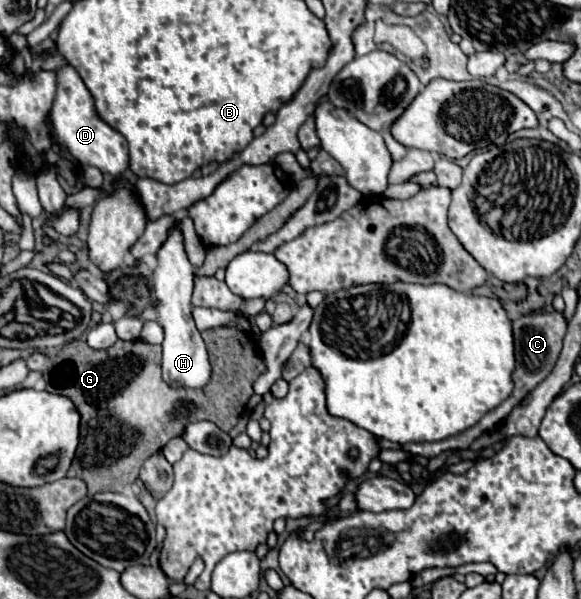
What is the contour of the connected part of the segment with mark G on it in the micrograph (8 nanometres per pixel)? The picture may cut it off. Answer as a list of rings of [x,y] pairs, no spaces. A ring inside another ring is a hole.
[[[215,327],[211,331],[203,333],[203,339],[207,343],[209,361],[213,367],[211,381],[203,389],[175,389],[167,385],[161,379],[161,345],[149,345],[141,339],[135,341],[117,341],[113,347],[95,351],[91,349],[83,339],[67,343],[45,367],[43,375],[47,381],[47,391],[57,395],[67,395],[71,399],[81,415],[79,421],[79,447],[75,451],[75,459],[71,463],[71,469],[67,471],[67,477],[79,477],[87,483],[89,495],[95,495],[99,491],[111,491],[121,493],[125,485],[131,485],[137,475],[141,463],[151,457],[153,453],[161,451],[163,445],[179,437],[187,423],[193,421],[213,421],[223,431],[231,431],[239,419],[239,415],[245,411],[249,397],[253,395],[253,383],[263,371],[267,371],[261,357],[257,357],[255,341],[237,329],[229,327]]]

